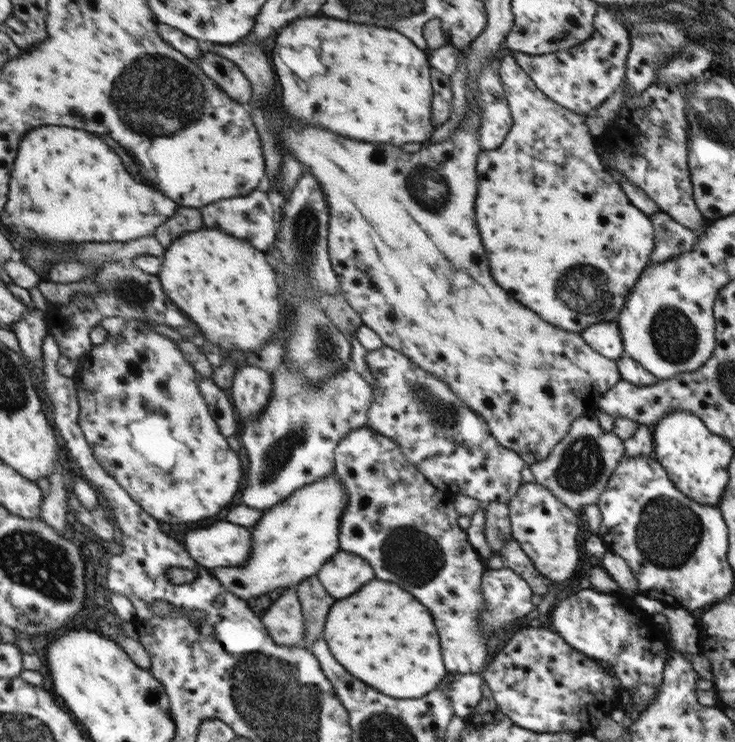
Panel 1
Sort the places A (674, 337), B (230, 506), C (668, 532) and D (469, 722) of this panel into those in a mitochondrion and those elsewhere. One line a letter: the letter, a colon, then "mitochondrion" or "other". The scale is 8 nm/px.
A: mitochondrion
B: other
C: mitochondrion
D: other

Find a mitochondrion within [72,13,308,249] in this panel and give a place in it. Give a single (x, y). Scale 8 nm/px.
(157, 94)

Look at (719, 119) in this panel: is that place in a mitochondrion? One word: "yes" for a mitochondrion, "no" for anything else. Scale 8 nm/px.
yes

